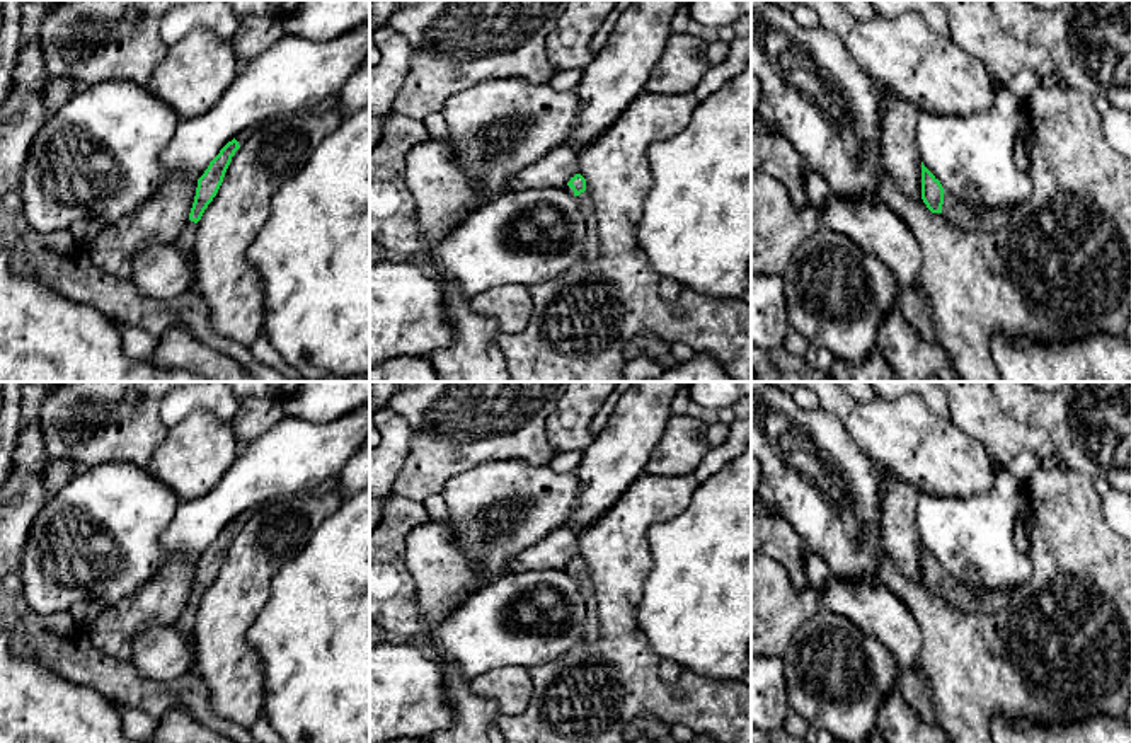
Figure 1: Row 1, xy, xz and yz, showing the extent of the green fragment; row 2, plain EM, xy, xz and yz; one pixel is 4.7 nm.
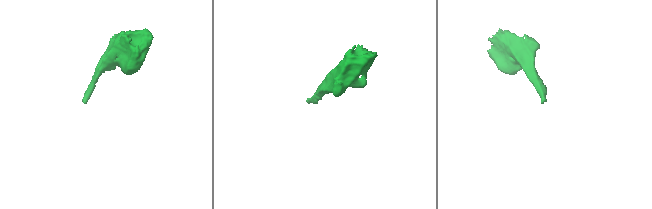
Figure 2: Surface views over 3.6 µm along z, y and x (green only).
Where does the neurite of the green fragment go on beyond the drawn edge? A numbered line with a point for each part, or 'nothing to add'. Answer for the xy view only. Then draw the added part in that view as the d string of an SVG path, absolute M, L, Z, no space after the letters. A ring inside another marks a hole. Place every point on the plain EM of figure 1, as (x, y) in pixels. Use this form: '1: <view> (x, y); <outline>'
1: xy (186, 621); M189 602L184 612L181 613L181 617L175 620L175 627L189 637L194 634L196 612L198 612L198 605Z

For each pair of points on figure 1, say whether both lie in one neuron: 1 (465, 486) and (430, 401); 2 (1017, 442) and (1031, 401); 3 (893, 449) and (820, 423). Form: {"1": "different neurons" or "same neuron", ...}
{"1": "different neurons", "2": "different neurons", "3": "different neurons"}

